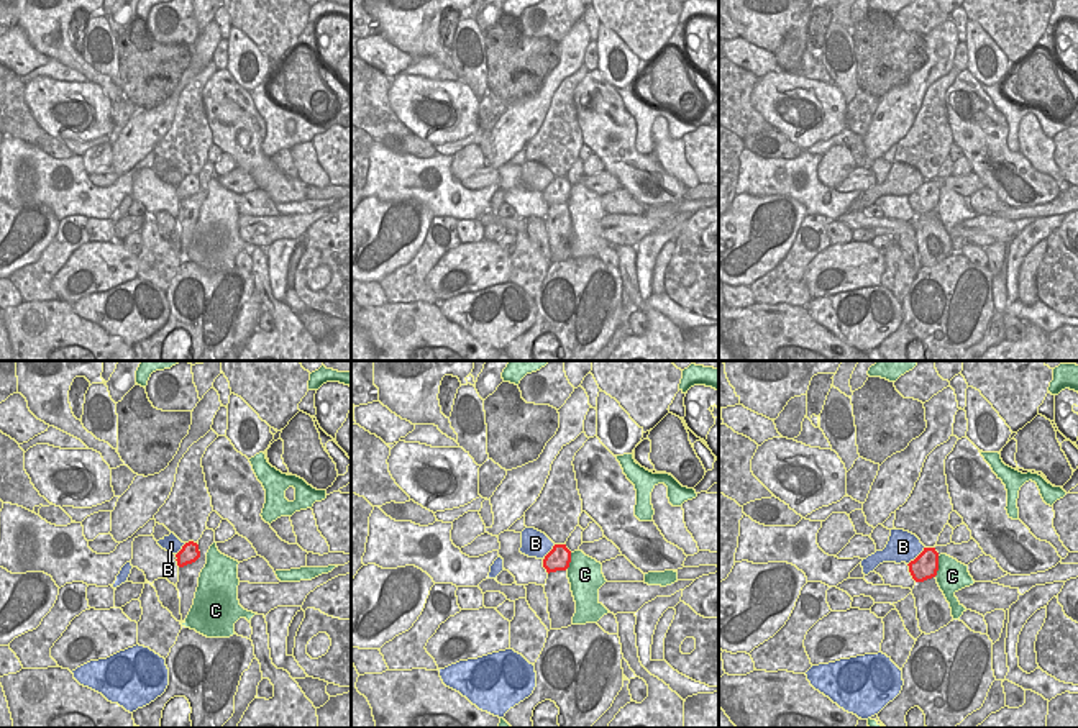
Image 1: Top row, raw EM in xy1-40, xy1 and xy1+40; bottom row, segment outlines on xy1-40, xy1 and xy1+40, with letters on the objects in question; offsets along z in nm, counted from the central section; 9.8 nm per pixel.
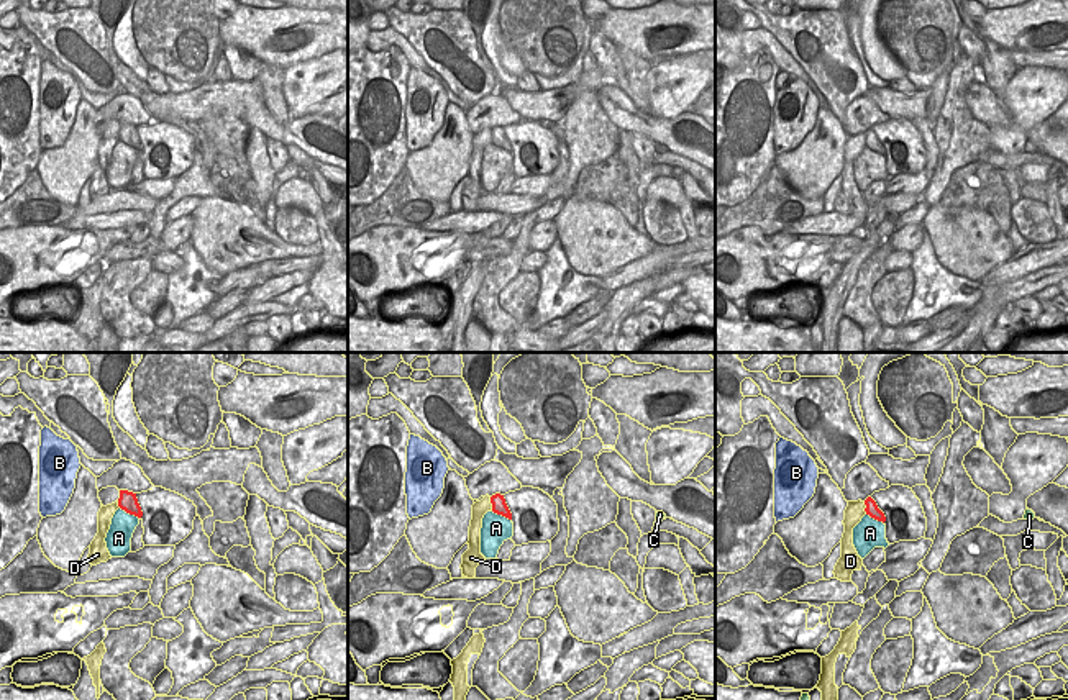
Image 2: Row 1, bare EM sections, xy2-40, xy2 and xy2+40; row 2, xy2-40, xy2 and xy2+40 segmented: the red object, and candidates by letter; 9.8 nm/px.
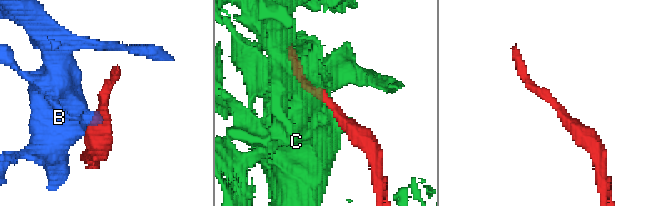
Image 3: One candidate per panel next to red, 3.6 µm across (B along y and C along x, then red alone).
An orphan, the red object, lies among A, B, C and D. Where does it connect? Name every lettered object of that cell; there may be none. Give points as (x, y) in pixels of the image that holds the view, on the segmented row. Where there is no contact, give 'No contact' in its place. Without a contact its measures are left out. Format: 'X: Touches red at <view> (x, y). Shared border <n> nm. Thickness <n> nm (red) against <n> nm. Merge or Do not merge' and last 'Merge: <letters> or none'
A: Touches red at xy2-40 (130, 513). Shared border 220 nm. Thickness 190 nm (red) against 240 nm. Do not merge
B: Touches red at xy1+40 (918, 556). Shared border 260 nm. Thickness 240 nm (red) against 320 nm. Do not merge
C: Touches red at xy1+40 (937, 566). Shared border 220 nm. Thickness 240 nm (red) against 320 nm. Do not merge
D: Touches red at xy2 (491, 502). Shared border 150 nm. Thickness 140 nm (red) against 160 nm. Merge
Merge: D

